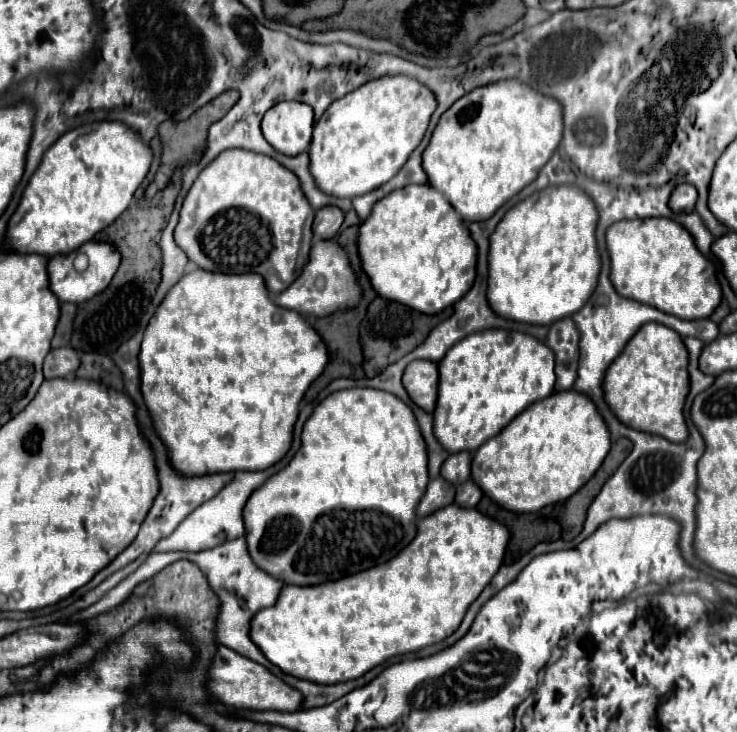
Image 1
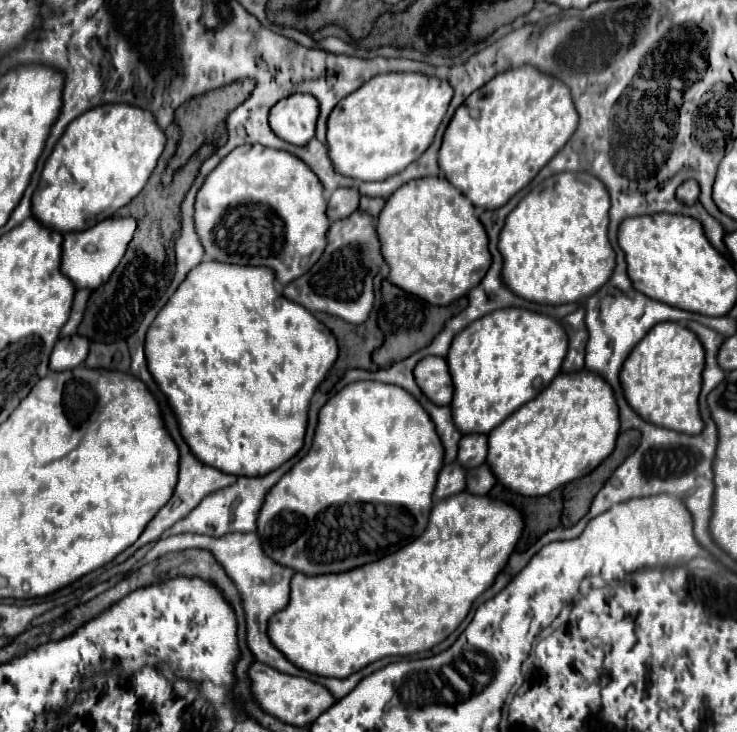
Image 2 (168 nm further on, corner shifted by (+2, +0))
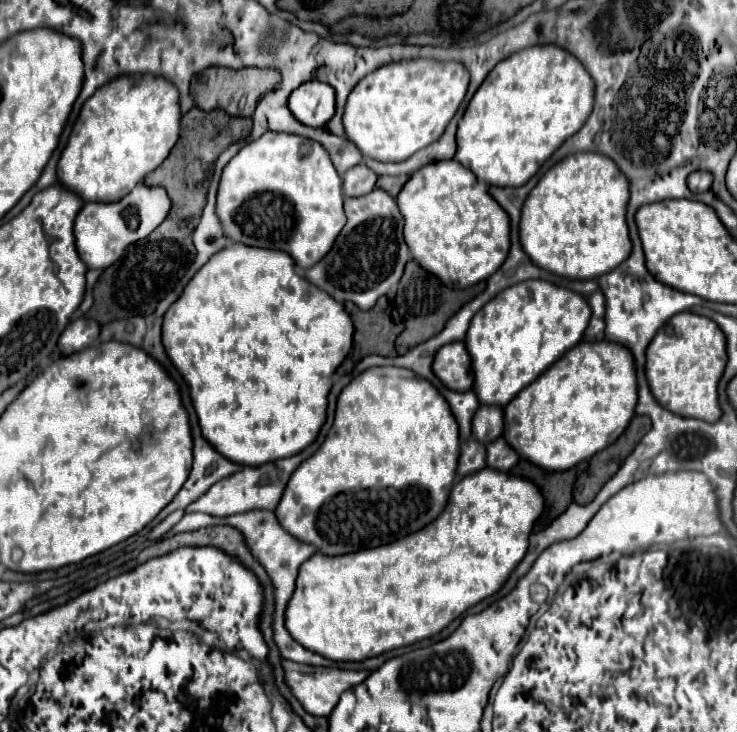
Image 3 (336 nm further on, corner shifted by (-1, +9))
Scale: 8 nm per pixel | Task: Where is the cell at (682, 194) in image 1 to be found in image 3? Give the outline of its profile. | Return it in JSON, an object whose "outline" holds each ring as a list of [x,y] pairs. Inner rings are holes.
{"outline":[[[694,171],[690,177],[688,177],[688,187],[692,193],[704,193],[712,187],[712,173],[710,171]]]}

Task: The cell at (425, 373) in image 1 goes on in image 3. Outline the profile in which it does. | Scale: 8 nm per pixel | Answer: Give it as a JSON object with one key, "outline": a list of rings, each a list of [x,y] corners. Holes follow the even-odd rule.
{"outline":[[[464,341],[448,343],[436,353],[434,361],[434,373],[438,379],[454,391],[470,391],[474,385],[474,373],[472,373],[472,361],[466,351]]]}

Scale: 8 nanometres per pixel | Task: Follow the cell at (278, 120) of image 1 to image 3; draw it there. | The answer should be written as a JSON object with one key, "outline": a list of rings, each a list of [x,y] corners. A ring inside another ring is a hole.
{"outline":[[[308,81],[290,95],[294,117],[310,127],[326,127],[336,113],[336,93],[328,83]]]}

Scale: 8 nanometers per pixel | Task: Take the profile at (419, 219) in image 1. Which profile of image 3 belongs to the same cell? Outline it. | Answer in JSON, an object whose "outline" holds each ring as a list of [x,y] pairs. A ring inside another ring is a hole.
{"outline":[[[456,159],[434,161],[422,169],[418,169],[408,183],[402,187],[396,197],[400,211],[404,213],[404,235],[408,247],[412,249],[412,257],[430,273],[434,273],[448,287],[468,287],[482,279],[488,279],[500,265],[506,261],[510,251],[510,217],[498,205],[494,197],[490,197],[484,183],[476,179],[470,167],[464,167]]]}

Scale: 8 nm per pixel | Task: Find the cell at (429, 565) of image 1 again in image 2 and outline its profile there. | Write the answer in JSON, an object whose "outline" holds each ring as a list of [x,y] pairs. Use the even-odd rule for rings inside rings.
{"outline":[[[489,466],[469,470],[469,494],[435,502],[429,524],[415,542],[369,566],[325,578],[295,574],[289,604],[269,618],[271,644],[309,674],[347,678],[385,656],[409,656],[443,642],[465,620],[475,598],[493,584],[523,530],[515,508],[485,496],[493,484]]]}

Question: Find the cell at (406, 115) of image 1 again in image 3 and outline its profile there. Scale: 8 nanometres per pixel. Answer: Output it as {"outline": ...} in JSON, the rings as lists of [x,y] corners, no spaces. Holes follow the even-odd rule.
{"outline":[[[408,59],[388,63],[364,77],[350,93],[344,109],[344,129],[364,157],[404,161],[438,141],[466,97],[470,73],[462,63]]]}

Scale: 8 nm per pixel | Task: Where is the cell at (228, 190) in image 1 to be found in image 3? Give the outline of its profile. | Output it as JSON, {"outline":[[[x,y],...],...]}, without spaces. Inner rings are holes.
{"outline":[[[268,131],[260,139],[244,145],[238,155],[230,159],[220,177],[216,211],[224,221],[224,231],[230,241],[286,251],[296,265],[304,269],[316,265],[332,249],[336,237],[346,225],[342,179],[336,173],[328,151],[318,141],[276,131]]]}

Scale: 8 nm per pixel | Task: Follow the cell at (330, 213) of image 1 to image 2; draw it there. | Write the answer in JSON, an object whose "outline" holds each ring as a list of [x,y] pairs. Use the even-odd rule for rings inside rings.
{"outline":[[[337,190],[337,194],[331,194],[327,200],[329,222],[337,222],[351,216],[357,210],[357,204],[359,204],[357,190]]]}

